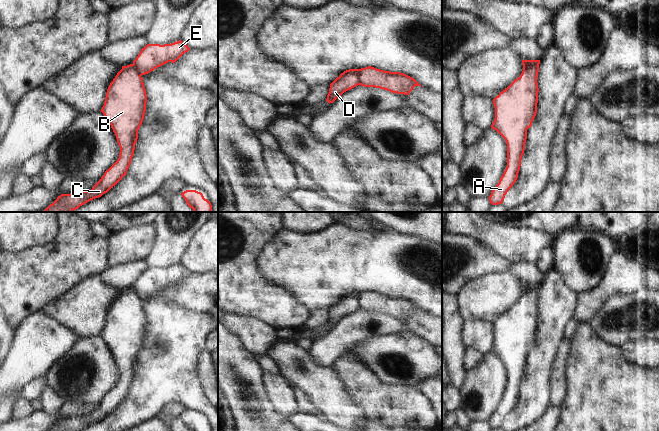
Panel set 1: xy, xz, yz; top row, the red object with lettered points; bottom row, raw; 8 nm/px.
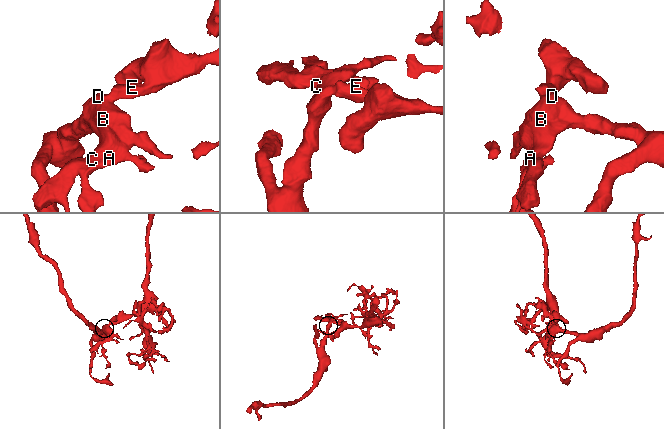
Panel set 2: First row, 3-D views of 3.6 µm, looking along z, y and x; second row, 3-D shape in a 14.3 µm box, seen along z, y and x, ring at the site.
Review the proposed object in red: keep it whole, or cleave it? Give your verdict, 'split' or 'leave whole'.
split

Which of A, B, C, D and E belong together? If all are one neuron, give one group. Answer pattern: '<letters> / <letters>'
A B C D / E

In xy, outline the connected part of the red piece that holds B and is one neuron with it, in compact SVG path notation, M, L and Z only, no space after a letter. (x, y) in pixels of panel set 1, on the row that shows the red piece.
M133 64L122 66L107 89L101 109L119 144L118 160L91 190L61 194L43 212L72 212L107 193L126 175L134 155L138 130L144 119L146 102L143 78Z

